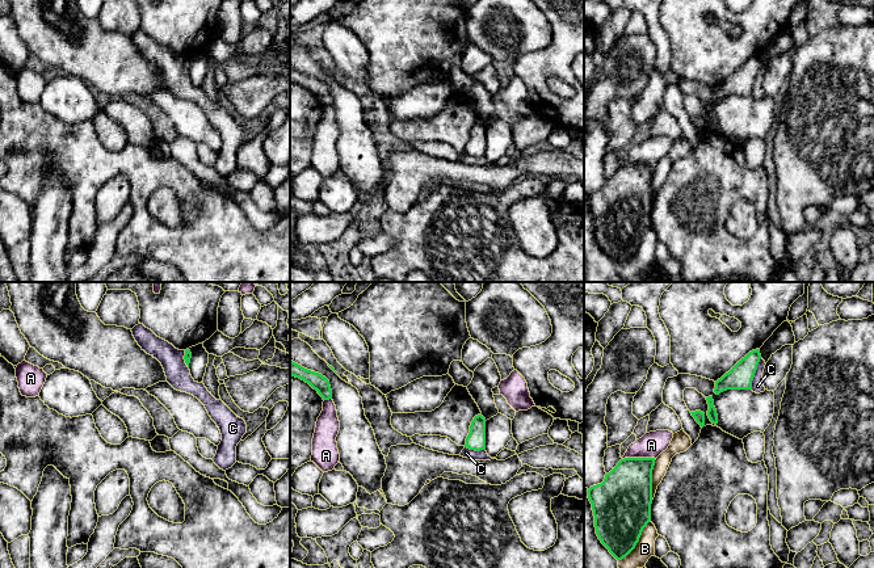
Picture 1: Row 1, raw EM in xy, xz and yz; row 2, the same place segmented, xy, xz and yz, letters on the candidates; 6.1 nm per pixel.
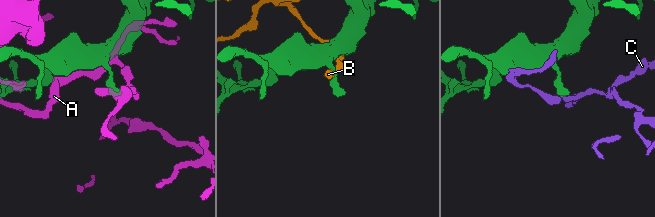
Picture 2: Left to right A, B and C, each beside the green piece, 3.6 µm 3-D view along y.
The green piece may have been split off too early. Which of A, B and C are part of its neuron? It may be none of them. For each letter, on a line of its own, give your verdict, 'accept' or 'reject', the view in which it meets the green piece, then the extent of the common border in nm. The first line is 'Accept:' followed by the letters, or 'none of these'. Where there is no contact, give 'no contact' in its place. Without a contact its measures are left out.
Accept: none of these
A: reject | yz | 200 nm
B: reject | yz | 320 nm
C: reject | yz | 200 nm

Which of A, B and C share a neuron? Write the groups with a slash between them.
A / B / C

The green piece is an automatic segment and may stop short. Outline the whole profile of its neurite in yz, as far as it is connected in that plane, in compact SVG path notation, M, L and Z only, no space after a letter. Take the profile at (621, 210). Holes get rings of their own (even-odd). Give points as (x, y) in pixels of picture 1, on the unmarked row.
M625 164L605 181L601 190L588 195L594 222L596 240L617 265L626 264L639 248L643 235L651 227L652 176L655 164Z

